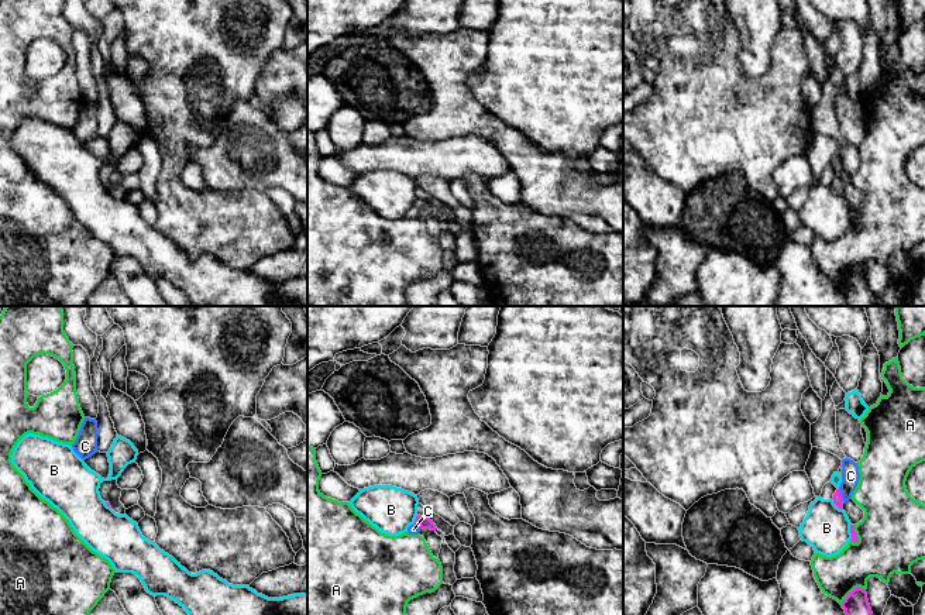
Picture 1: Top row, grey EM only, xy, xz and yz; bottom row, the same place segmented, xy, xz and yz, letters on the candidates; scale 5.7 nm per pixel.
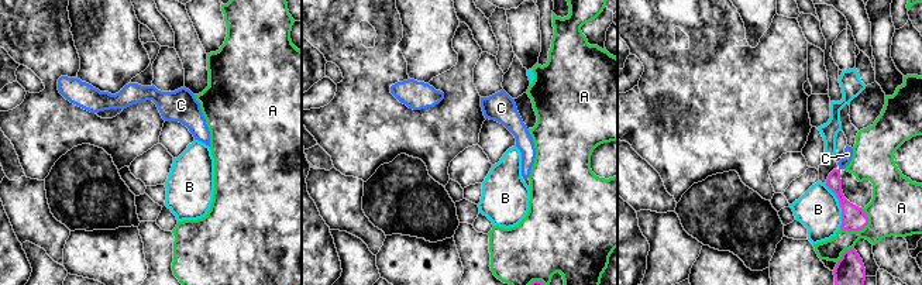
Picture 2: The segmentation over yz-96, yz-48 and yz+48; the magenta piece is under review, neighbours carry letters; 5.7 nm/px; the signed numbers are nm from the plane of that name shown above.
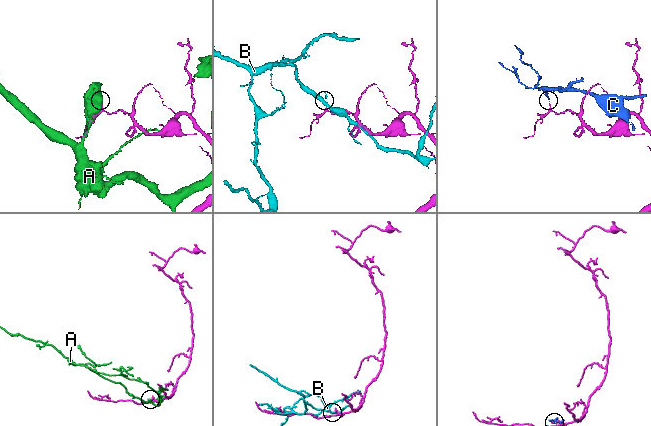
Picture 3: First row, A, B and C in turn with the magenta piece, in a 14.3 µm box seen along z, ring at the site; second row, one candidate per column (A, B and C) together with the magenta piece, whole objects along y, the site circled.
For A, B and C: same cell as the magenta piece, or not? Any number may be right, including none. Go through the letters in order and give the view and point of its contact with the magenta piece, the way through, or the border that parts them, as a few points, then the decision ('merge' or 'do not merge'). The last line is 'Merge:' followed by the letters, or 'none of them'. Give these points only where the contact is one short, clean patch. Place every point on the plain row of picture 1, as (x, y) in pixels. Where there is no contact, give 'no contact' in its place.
A: contact yz (852, 275); do not merge
B: contact yz (836, 189); do not merge
C: contact yz (841, 181); border yz (838, 174), (843, 186); do not merge
Merge: none of them

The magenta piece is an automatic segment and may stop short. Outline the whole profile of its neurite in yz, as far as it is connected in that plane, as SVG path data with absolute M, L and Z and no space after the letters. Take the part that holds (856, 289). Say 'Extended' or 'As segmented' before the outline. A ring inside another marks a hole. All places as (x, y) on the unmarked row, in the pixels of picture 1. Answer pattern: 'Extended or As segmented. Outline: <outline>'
As segmented. Outline: M854 272L842 286L847 306L873 306L866 274Z

